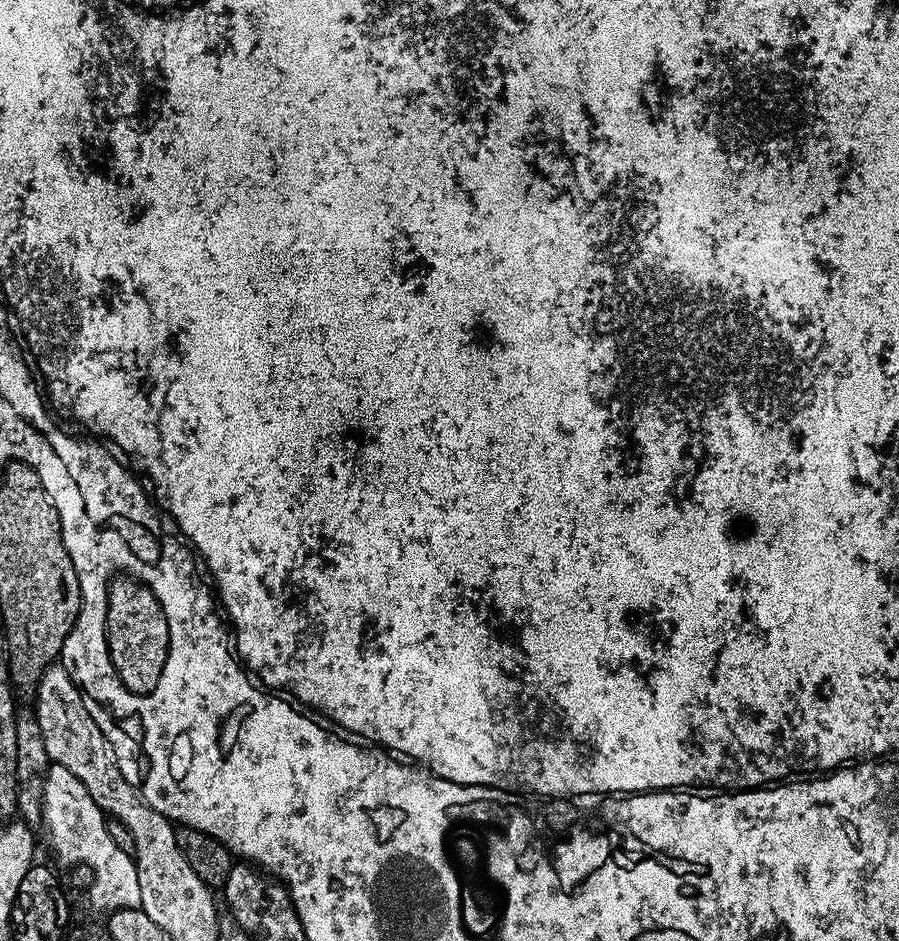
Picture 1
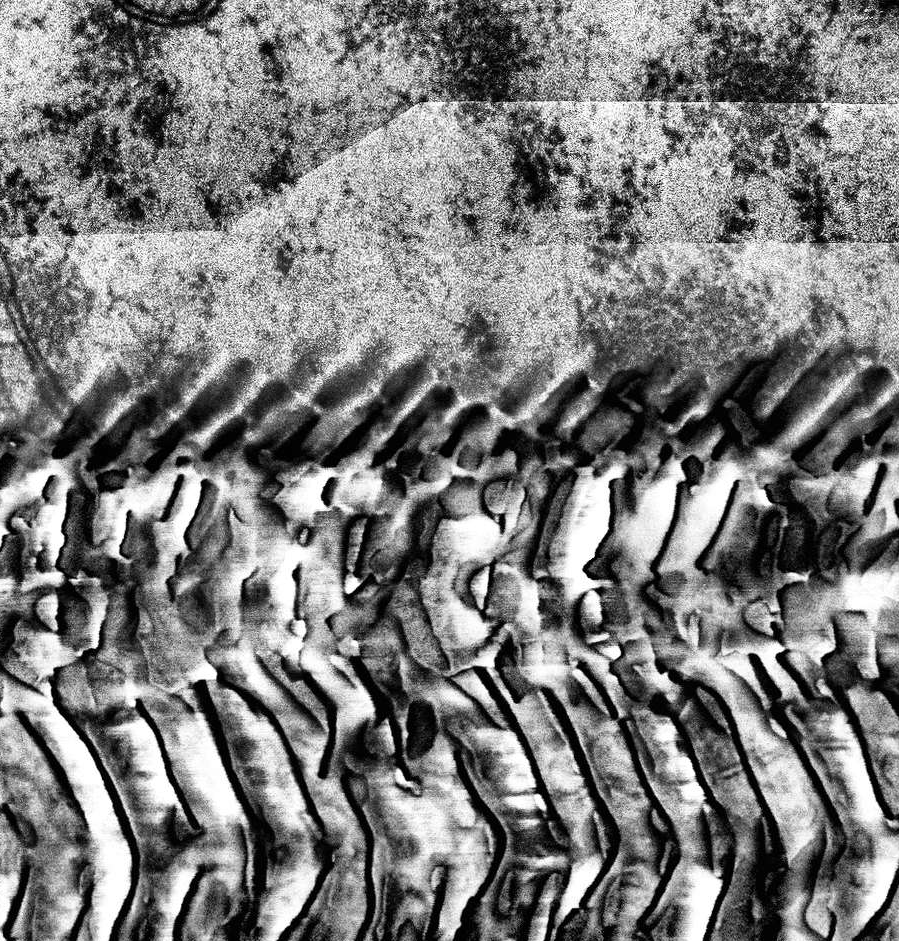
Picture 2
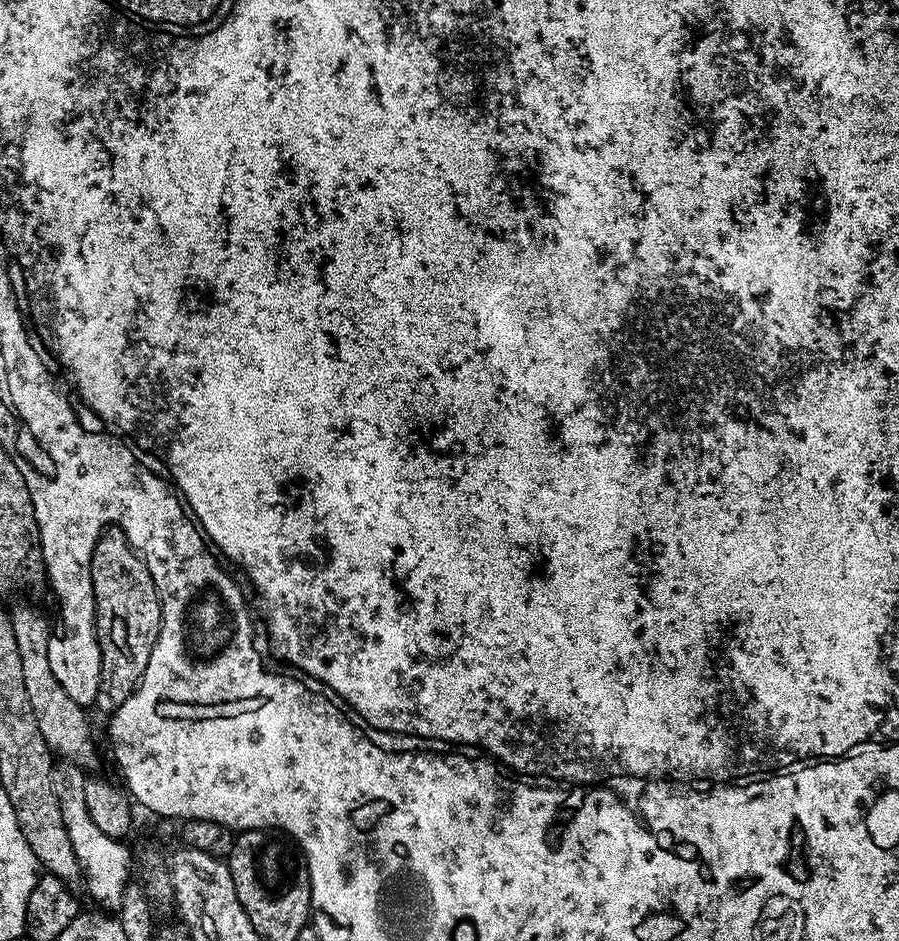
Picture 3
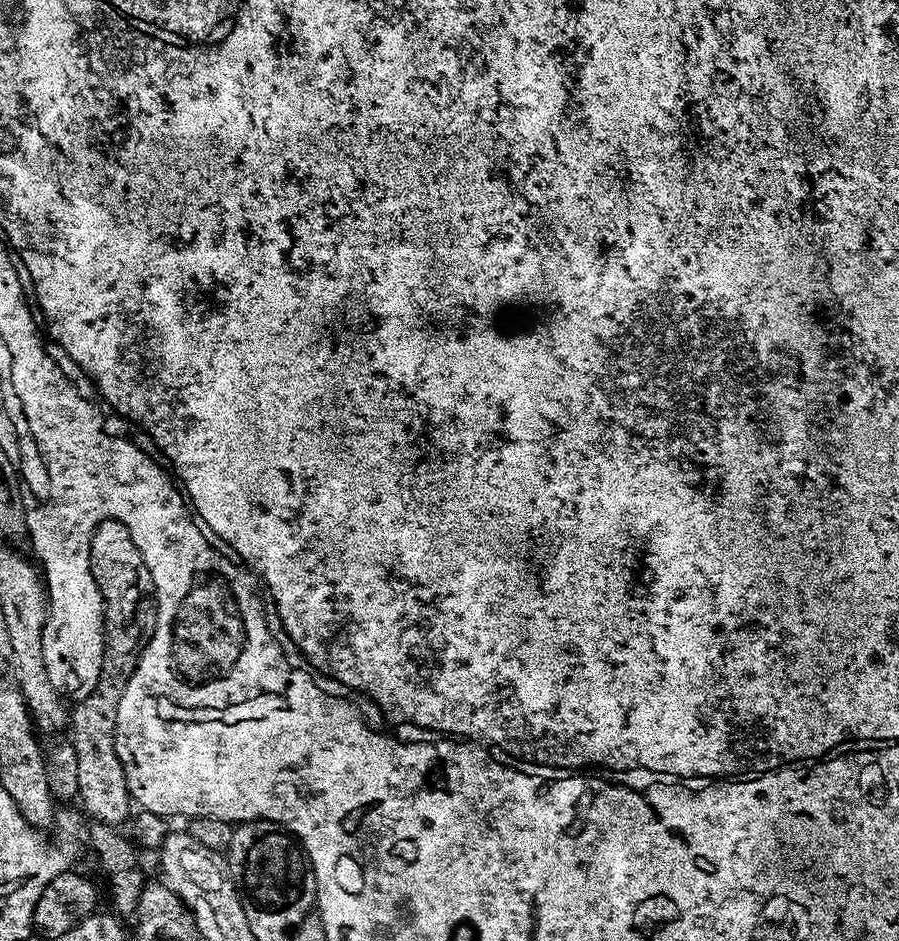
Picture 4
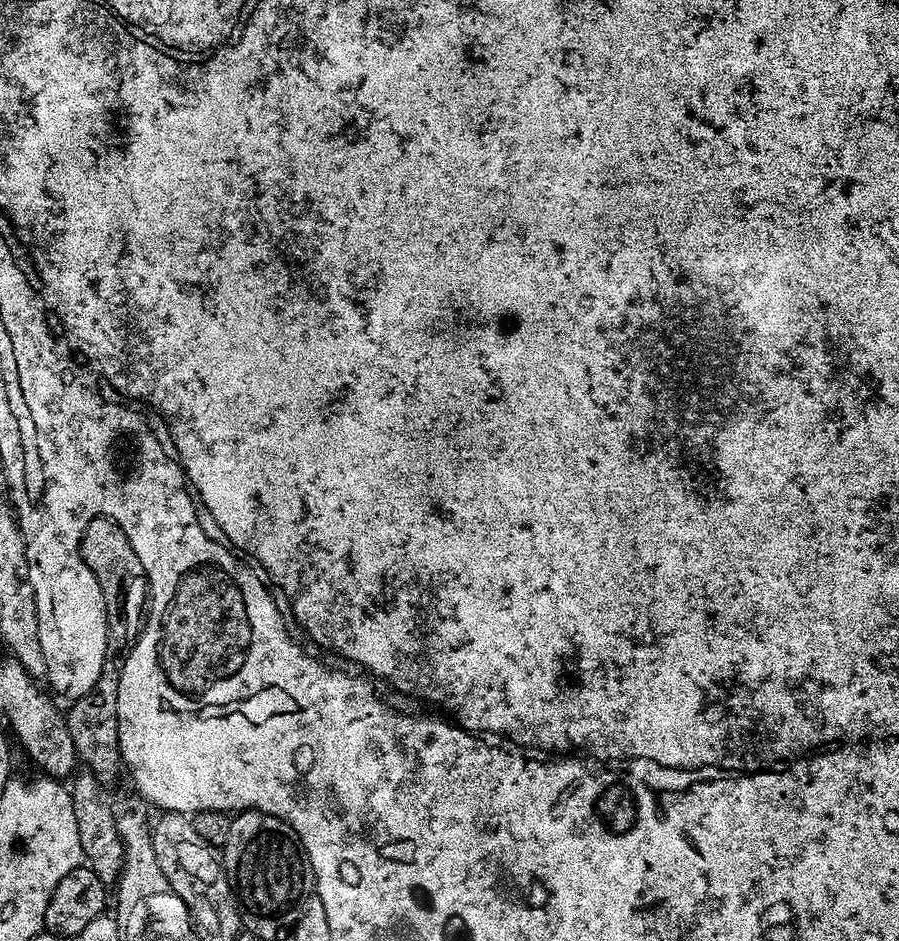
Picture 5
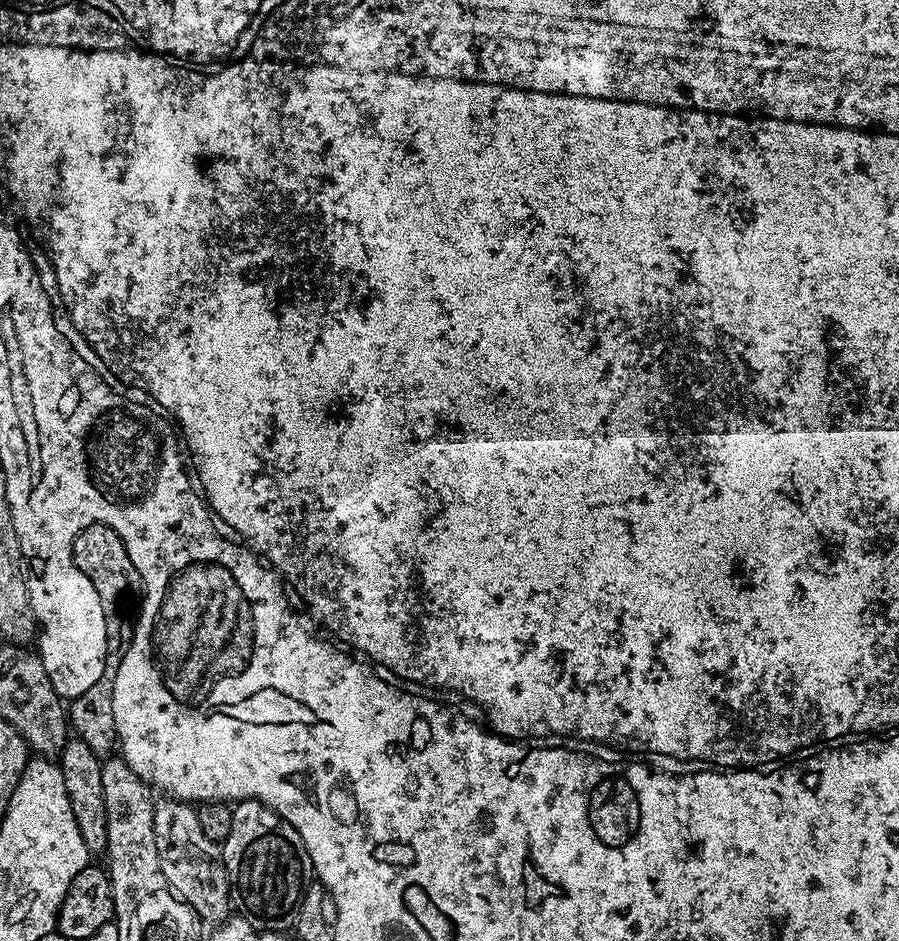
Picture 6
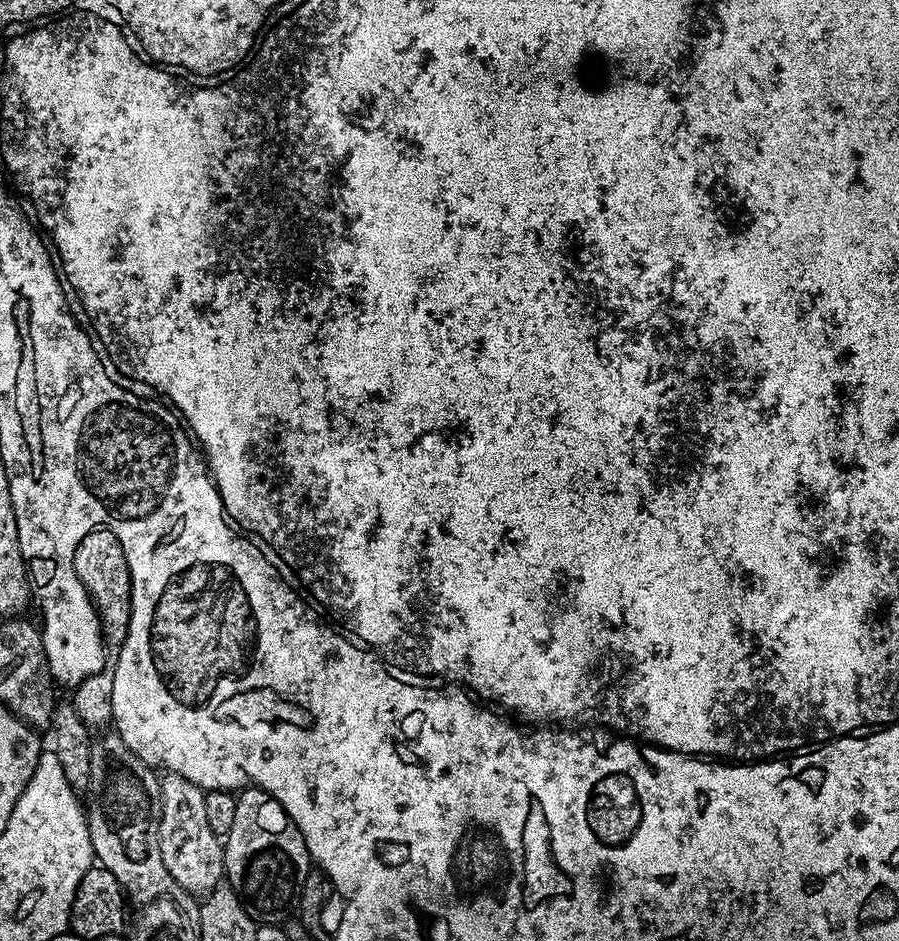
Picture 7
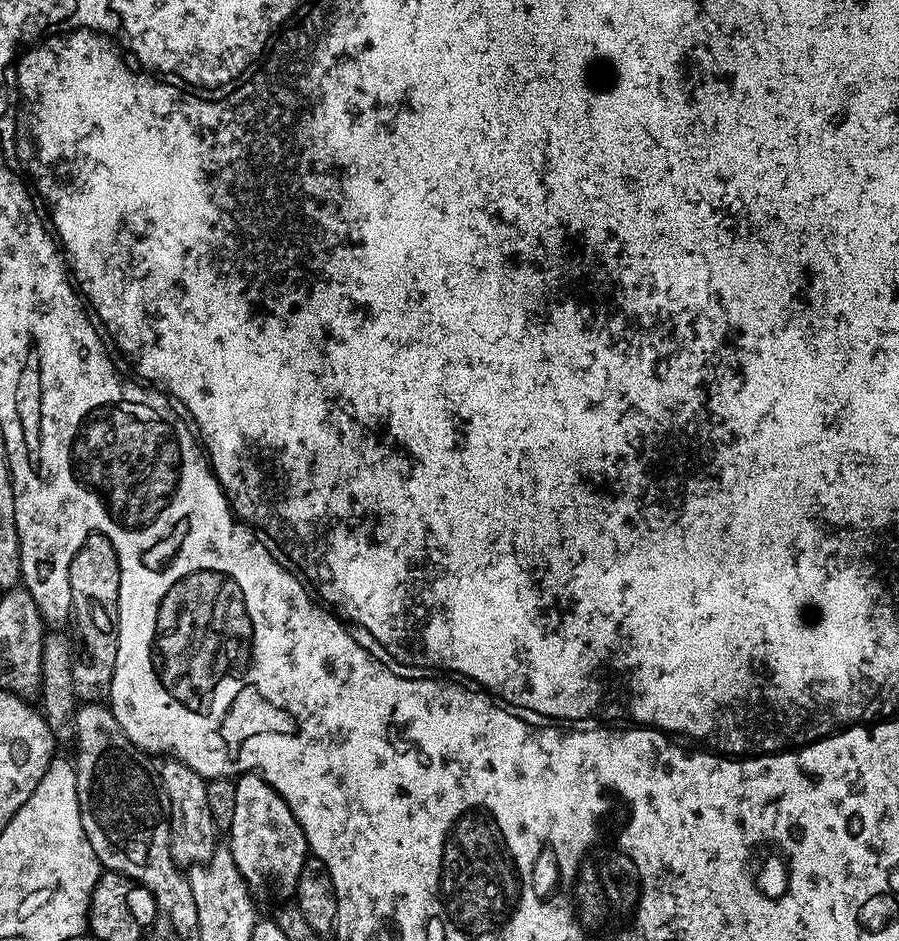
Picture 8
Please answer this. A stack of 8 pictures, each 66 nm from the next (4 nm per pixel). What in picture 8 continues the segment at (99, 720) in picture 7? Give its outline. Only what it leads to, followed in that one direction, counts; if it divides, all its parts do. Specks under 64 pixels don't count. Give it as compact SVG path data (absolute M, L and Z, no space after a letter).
M93 534L82 542L78 554L70 562L70 586L72 587L72 599L74 612L80 615L80 628L84 632L93 632L94 635L88 640L88 648L92 651L89 660L73 663L72 685L77 701L100 702L112 691L112 679L114 678L114 662L116 661L116 623L120 620L118 614L118 586L120 585L120 571L118 570L118 554L110 542L110 538L99 534Z

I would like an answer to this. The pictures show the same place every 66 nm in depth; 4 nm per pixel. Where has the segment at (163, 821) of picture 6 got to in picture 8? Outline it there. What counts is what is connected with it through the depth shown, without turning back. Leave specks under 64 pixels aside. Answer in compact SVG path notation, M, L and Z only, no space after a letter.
M168 758L163 762L165 764L161 763L159 770L168 795L168 815L172 822L169 848L172 857L180 866L207 864L218 847L218 829L212 821L210 806L206 803L206 781L178 759Z

